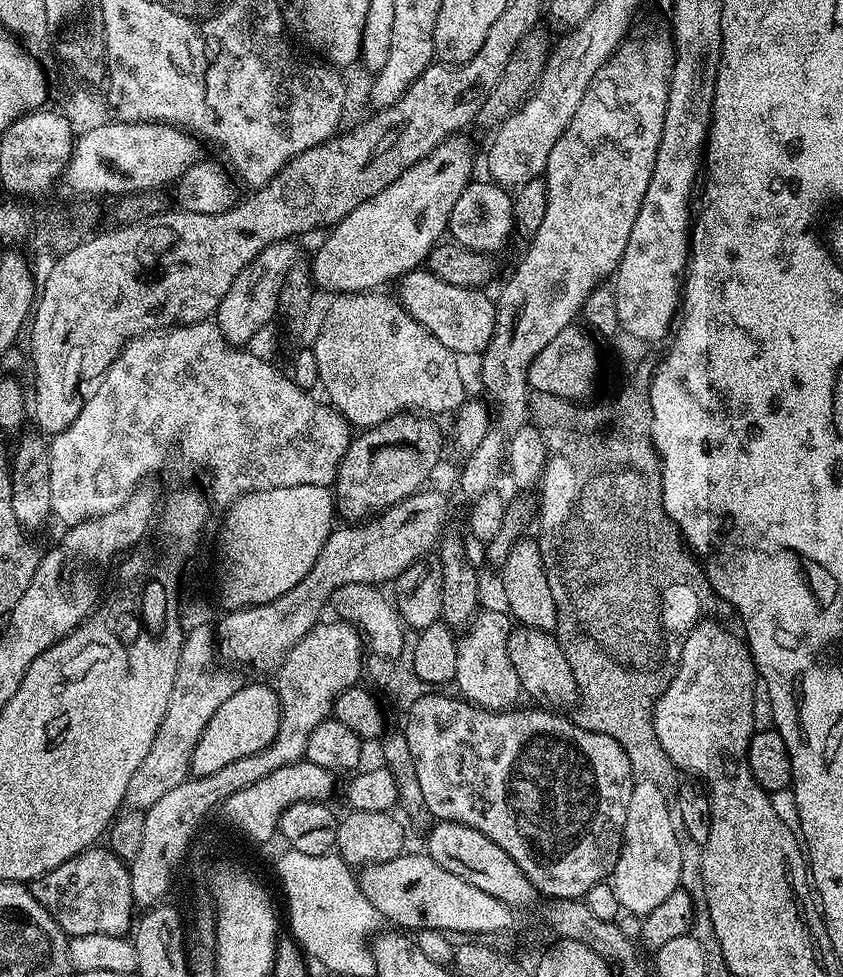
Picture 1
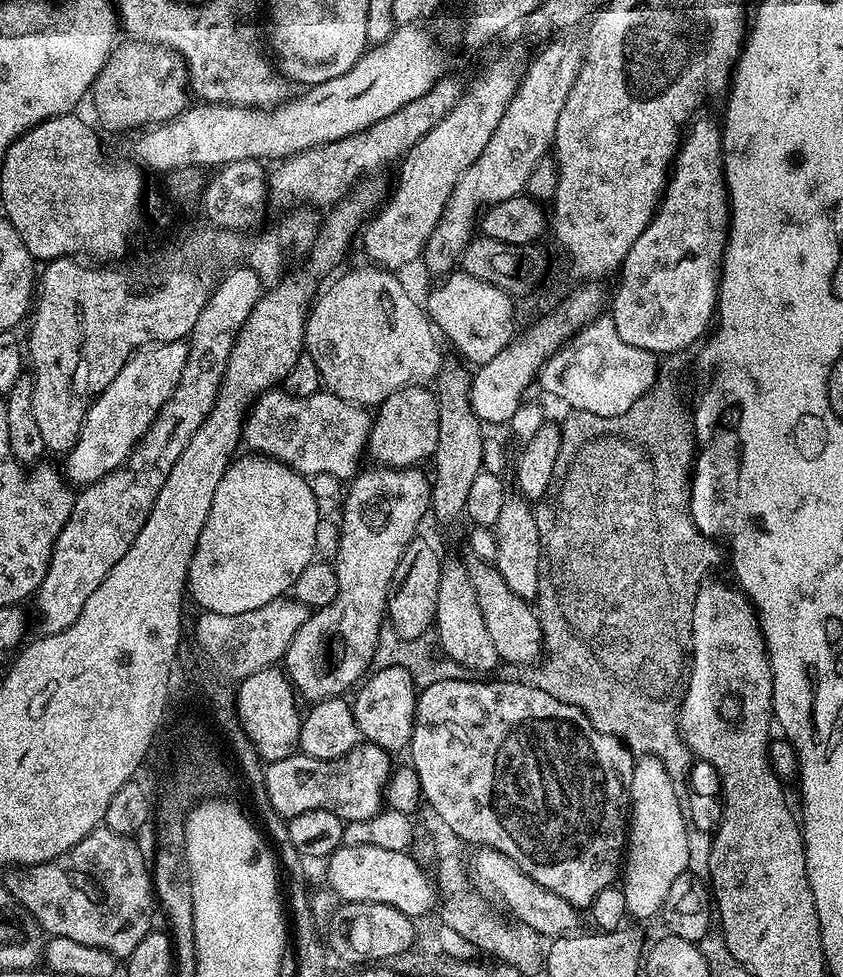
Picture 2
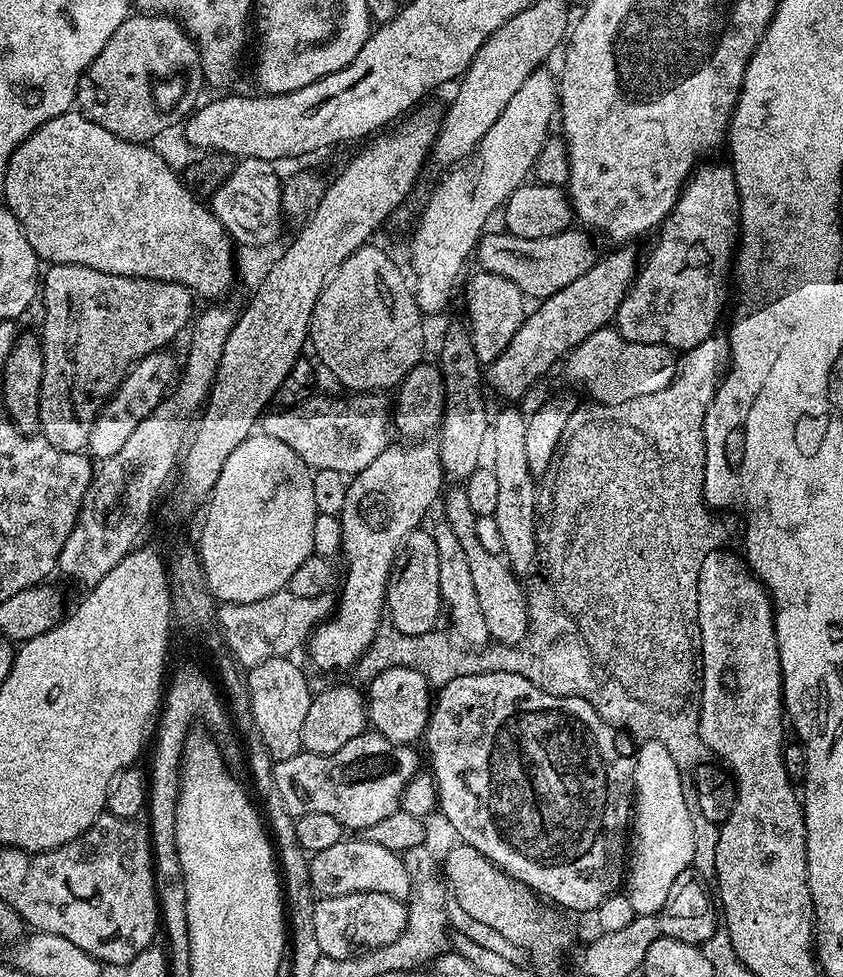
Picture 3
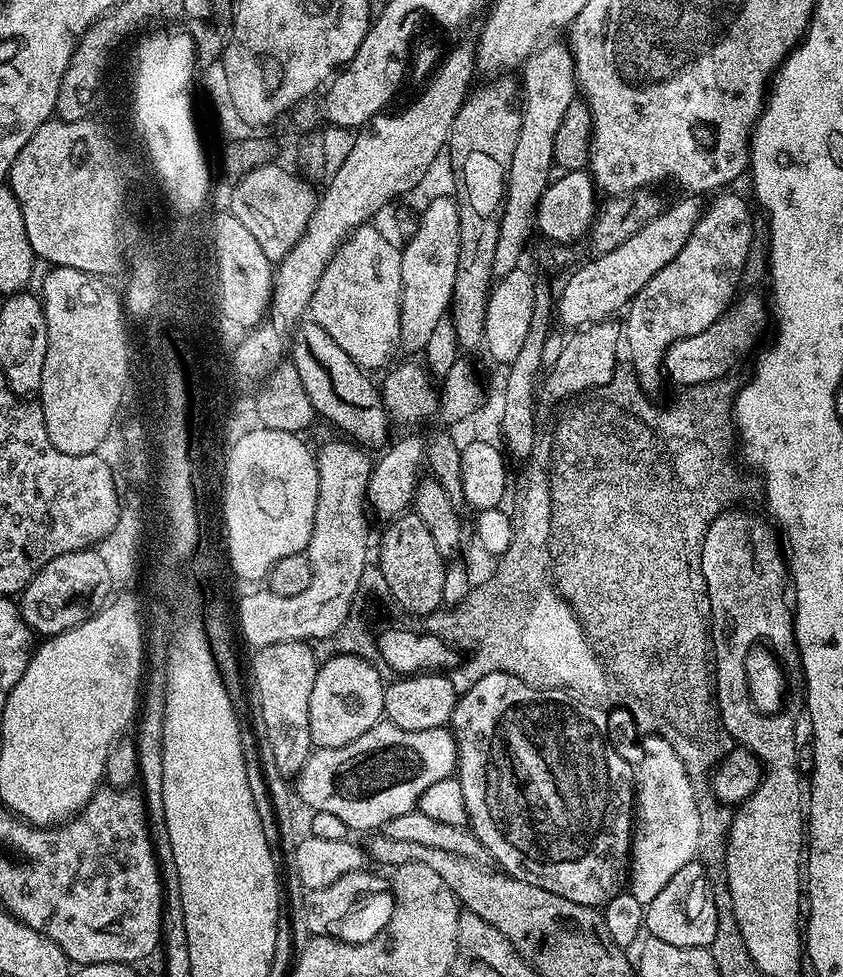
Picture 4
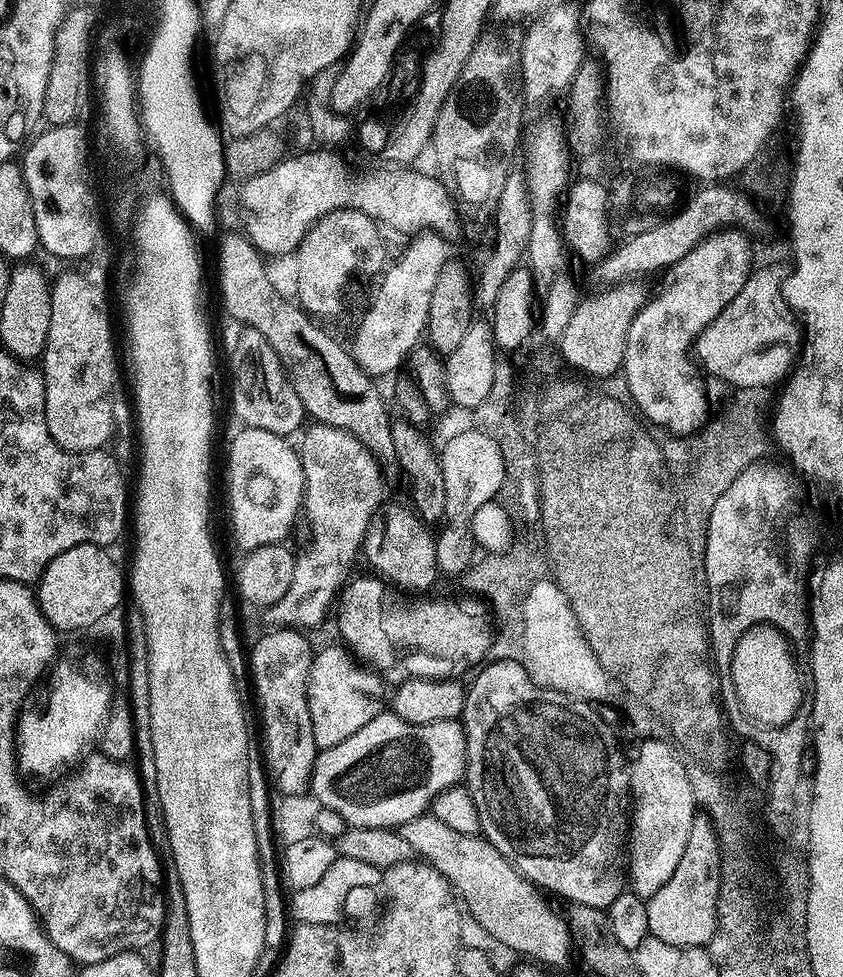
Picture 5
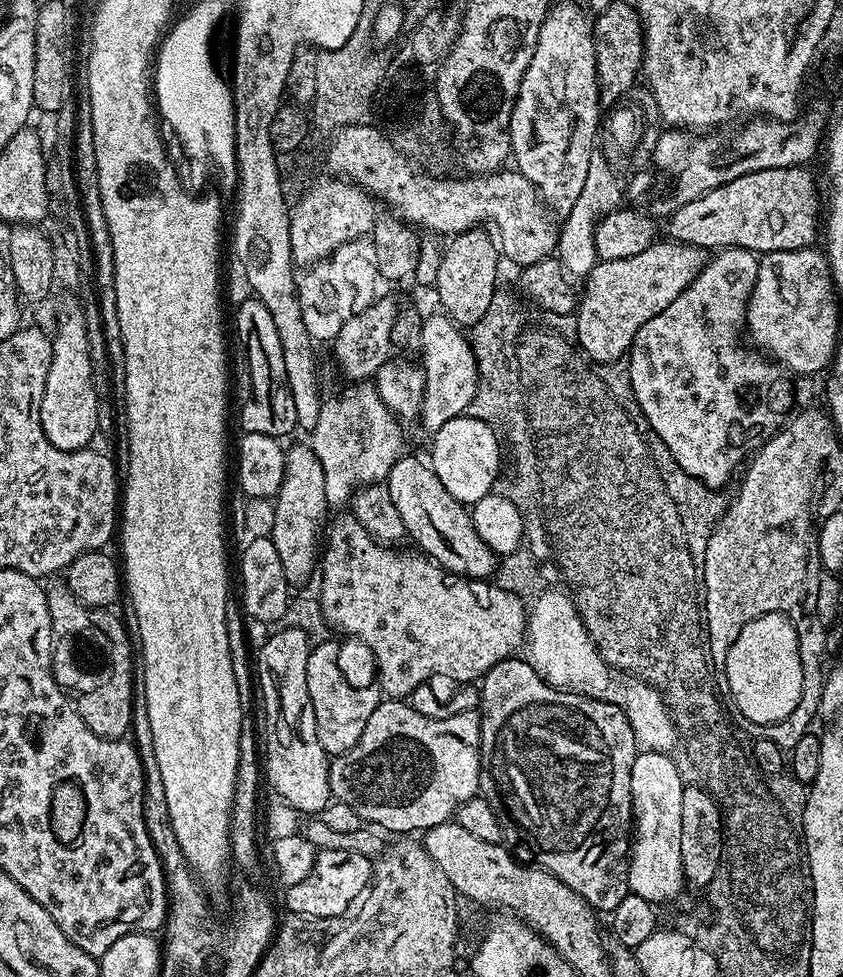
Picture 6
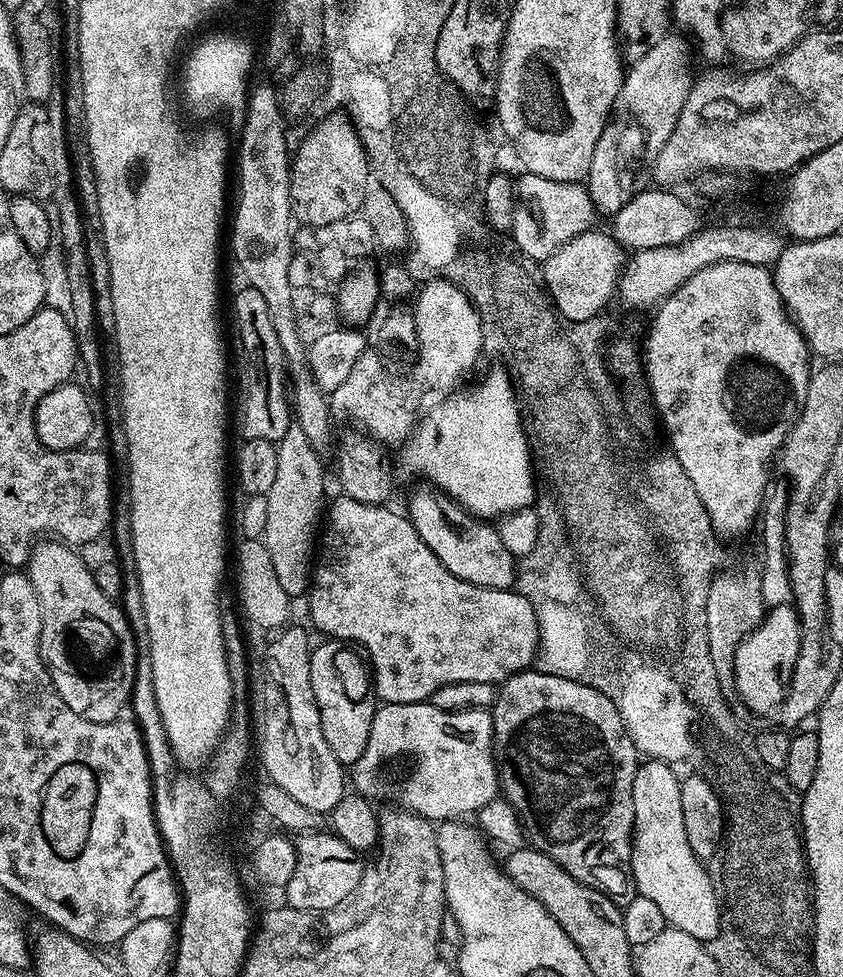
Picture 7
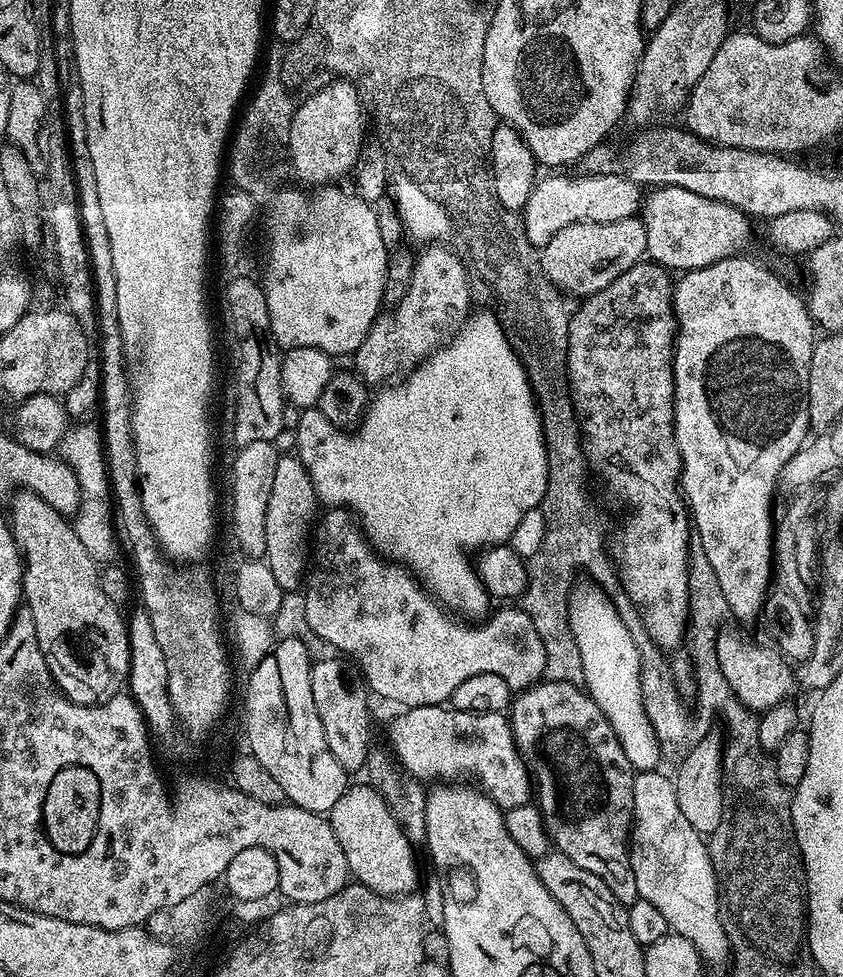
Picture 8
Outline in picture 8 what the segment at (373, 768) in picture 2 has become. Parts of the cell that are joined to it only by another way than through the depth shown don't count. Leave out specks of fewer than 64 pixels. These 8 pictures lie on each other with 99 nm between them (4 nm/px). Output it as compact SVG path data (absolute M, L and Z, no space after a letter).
M427 704L417 708L409 708L388 728L388 740L392 743L391 751L401 766L411 776L421 782L456 782L465 772L473 776L480 791L485 792L489 798L502 810L522 806L529 803L534 796L534 780L528 771L520 749L516 746L516 739L512 733L512 721L503 712L498 714L478 714L477 712L458 712L449 710L439 704Z

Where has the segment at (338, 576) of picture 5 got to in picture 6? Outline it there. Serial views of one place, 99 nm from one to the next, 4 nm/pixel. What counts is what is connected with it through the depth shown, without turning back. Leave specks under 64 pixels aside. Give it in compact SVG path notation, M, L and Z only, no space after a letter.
M360 382L350 387L345 396L337 400L325 399L320 405L318 422L310 429L310 445L322 464L329 505L347 505L358 488L368 484L368 420L376 420L388 436L392 436L392 456L405 455L404 432L401 421L382 402L375 387Z

